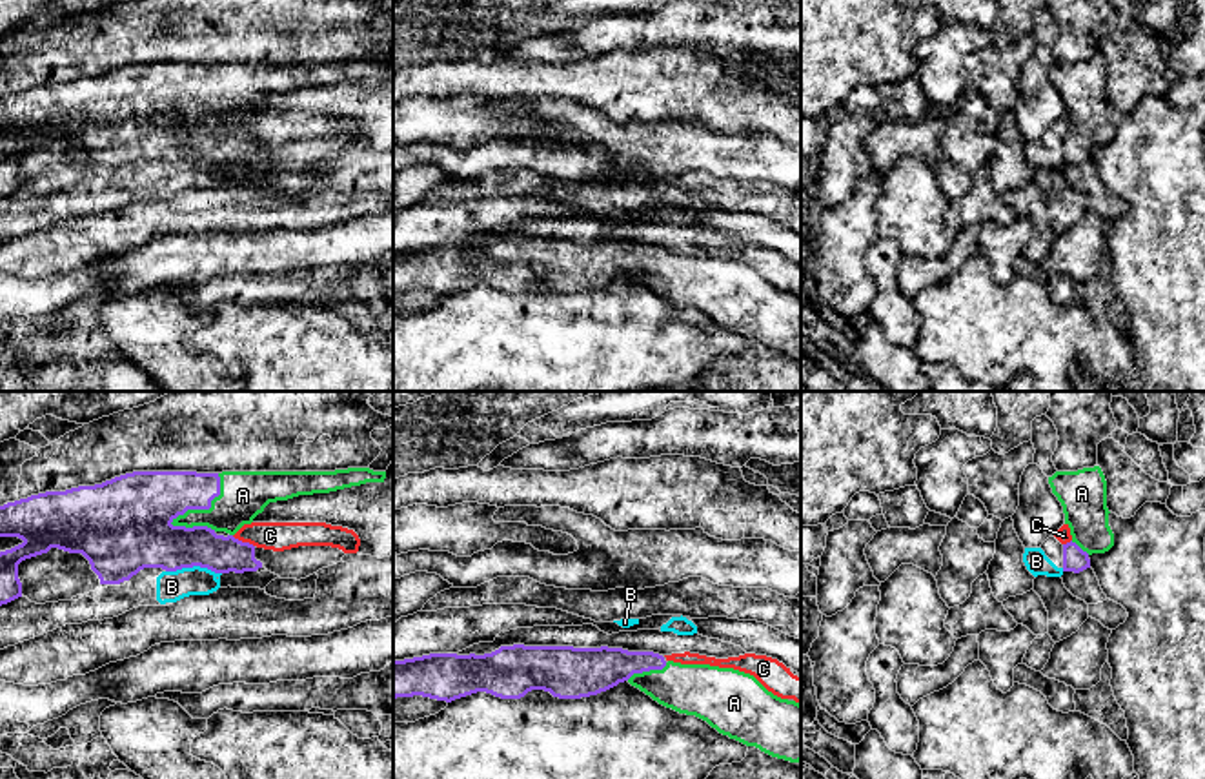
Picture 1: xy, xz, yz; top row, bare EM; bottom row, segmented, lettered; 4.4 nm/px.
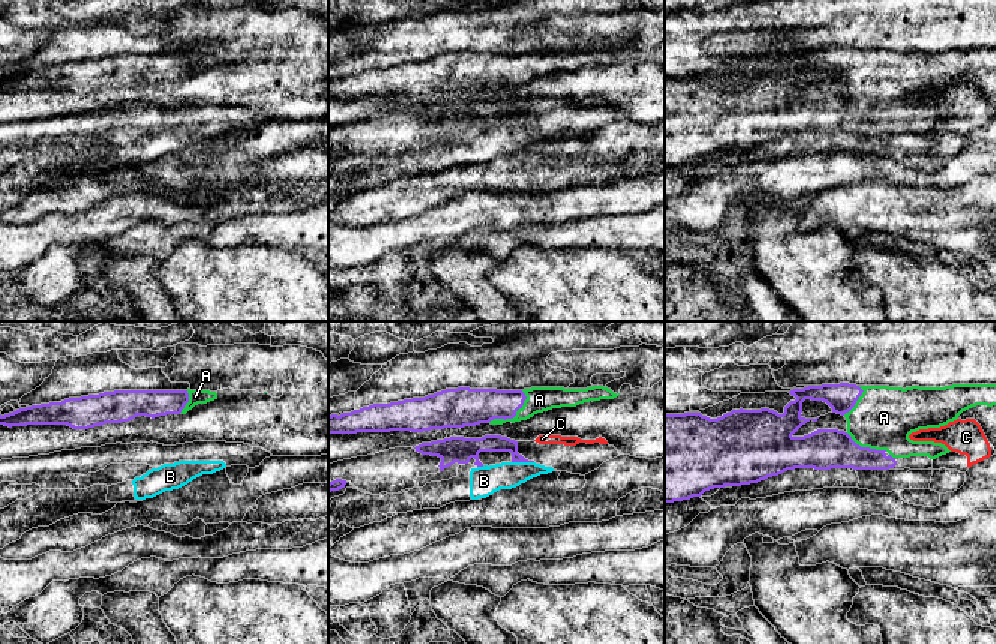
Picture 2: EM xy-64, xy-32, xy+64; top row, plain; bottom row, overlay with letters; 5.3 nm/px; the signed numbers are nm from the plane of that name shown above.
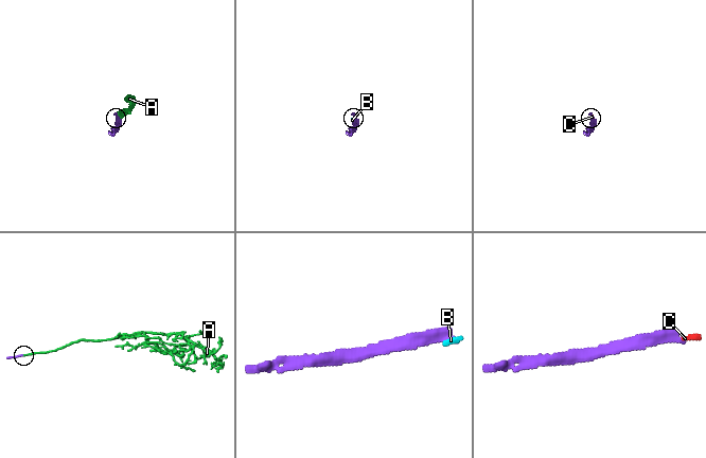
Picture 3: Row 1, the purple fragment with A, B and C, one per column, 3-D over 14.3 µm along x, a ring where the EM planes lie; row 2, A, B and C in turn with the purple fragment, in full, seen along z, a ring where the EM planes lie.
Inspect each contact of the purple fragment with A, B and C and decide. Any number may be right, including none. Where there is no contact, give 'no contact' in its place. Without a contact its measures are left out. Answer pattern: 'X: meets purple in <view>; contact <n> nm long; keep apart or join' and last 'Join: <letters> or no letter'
A: meets purple in xy; contact 320 nm long; join
B: meets purple in xy; contact 240 nm long; keep apart
C: meets purple in xy; contact 120 nm long; keep apart
Join: A

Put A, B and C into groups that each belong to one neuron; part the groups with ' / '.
A / B C

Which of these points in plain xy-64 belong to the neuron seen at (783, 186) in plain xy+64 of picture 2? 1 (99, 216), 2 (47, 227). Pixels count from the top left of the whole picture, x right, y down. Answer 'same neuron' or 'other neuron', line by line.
1: other neuron
2: other neuron

